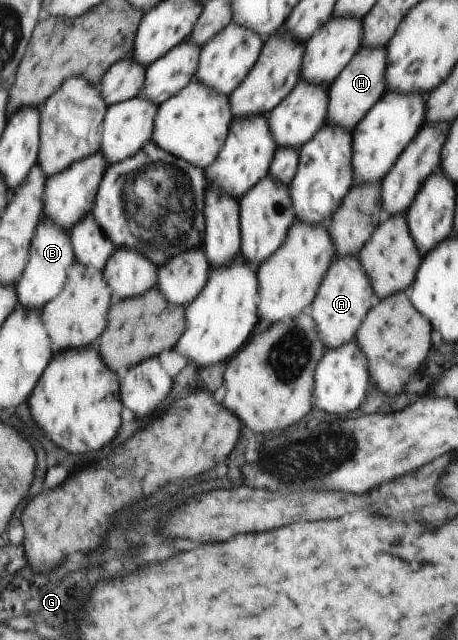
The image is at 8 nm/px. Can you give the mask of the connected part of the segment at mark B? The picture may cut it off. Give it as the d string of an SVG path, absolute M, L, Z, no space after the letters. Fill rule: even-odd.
M42 217L32 241L29 263L16 284L20 305L29 311L42 310L50 301L59 297L65 287L65 281L69 277L67 269L73 263L76 263L76 257L70 231L61 229L51 219Z

